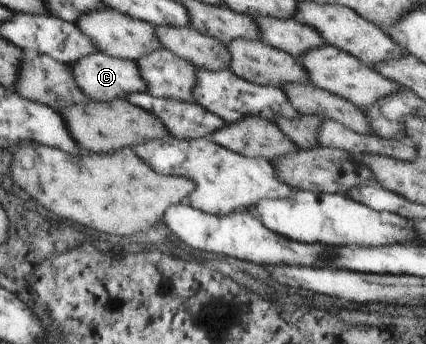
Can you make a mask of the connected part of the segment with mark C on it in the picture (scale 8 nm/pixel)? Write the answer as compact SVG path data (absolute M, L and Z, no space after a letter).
M98 52L78 59L76 63L72 63L71 67L76 85L95 102L121 100L137 93L148 93L149 83L142 78L141 69L135 61L118 59L110 57L110 54Z

